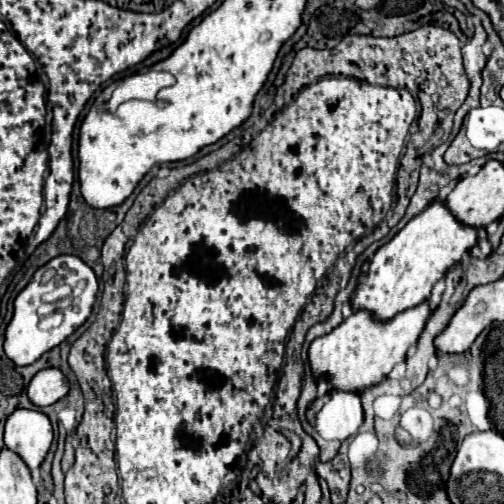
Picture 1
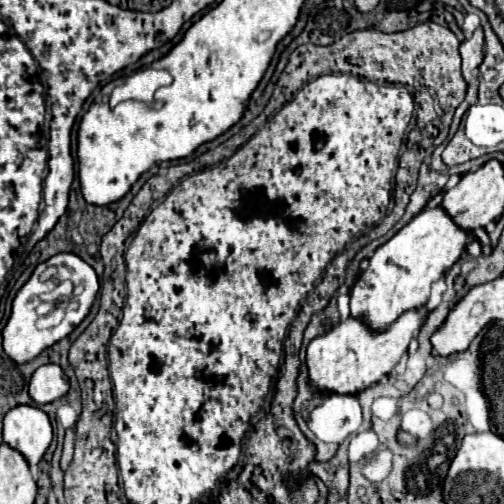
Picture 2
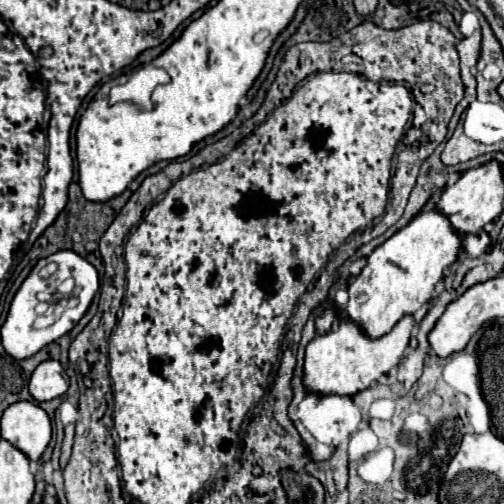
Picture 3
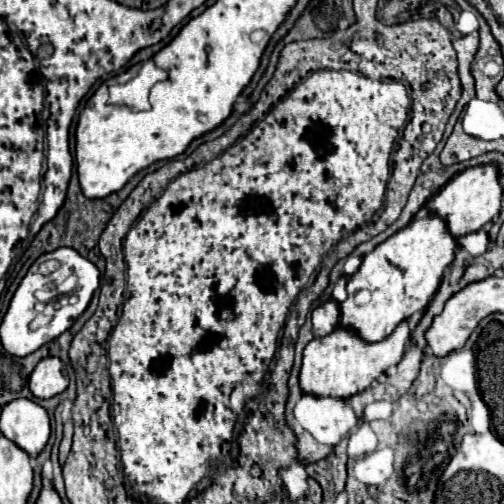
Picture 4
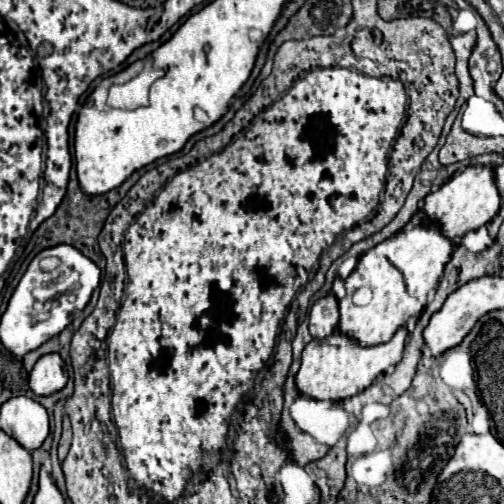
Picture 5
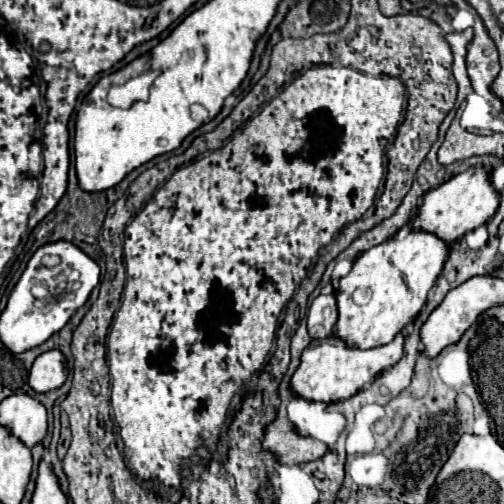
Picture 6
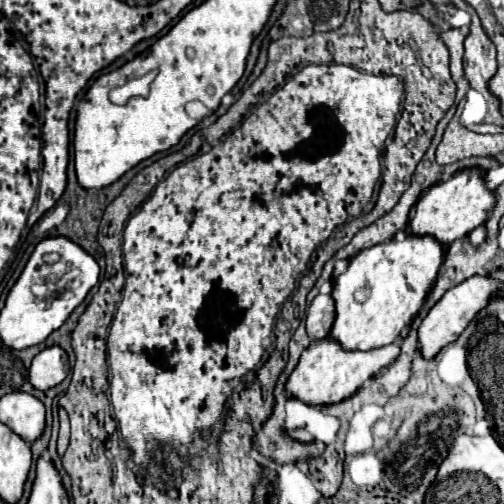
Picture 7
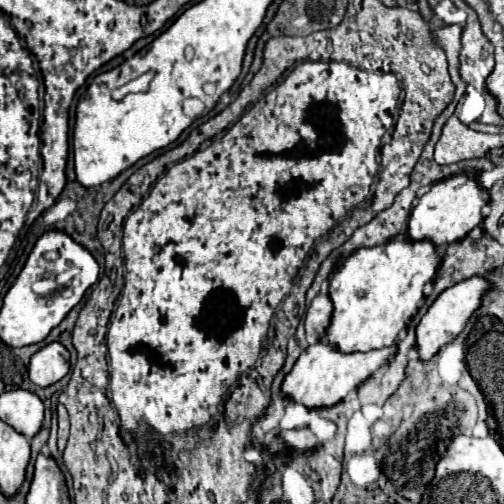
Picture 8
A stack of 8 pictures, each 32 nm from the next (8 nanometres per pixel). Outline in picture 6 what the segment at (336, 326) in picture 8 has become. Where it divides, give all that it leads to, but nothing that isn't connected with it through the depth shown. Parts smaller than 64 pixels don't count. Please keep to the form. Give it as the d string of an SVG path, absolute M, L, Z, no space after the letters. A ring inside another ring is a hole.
M406 230L388 242L382 242L356 256L350 272L340 278L340 290L334 292L338 302L338 322L334 336L340 336L350 348L376 348L392 342L396 334L420 312L428 290L446 262L448 244L436 234Z

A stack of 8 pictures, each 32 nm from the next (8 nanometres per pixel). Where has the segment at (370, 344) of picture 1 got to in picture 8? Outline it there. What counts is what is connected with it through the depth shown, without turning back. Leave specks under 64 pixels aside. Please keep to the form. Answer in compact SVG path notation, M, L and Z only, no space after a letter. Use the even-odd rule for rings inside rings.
M316 342L300 354L292 370L286 374L282 382L282 392L288 400L296 400L298 404L304 404L306 408L330 408L338 404L348 392L352 392L360 382L370 378L374 370L384 366L394 352L396 352L396 346L370 350L370 352L342 354L324 342Z

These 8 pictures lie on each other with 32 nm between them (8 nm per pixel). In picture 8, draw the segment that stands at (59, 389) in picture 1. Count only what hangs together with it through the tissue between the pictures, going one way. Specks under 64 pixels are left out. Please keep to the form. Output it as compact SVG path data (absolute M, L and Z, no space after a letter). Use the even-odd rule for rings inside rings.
M50 342L44 348L40 348L30 358L28 366L30 380L42 388L64 378L68 370L70 370L70 352L60 342Z

